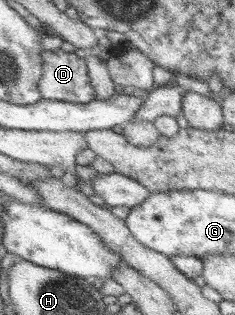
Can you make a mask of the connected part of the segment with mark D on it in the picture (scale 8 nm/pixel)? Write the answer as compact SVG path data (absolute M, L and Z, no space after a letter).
M61 49L57 52L43 51L41 59L43 70L41 80L38 80L38 89L43 99L77 104L85 104L95 99L95 91L90 83L85 59L78 58L74 53L70 54Z

